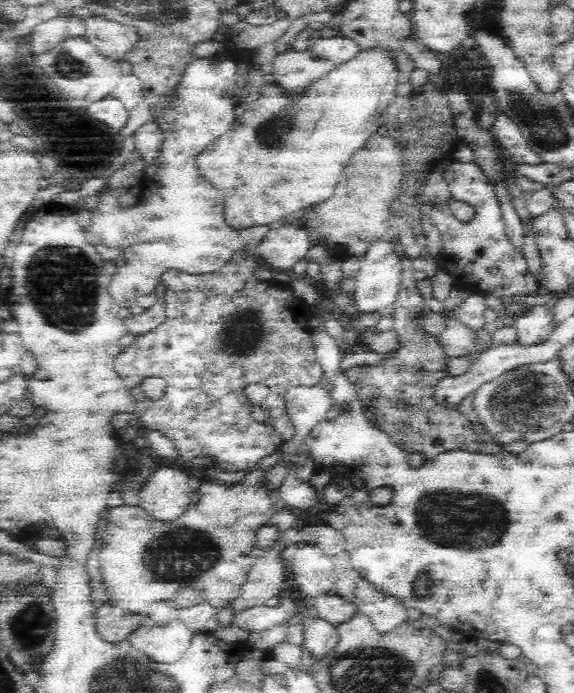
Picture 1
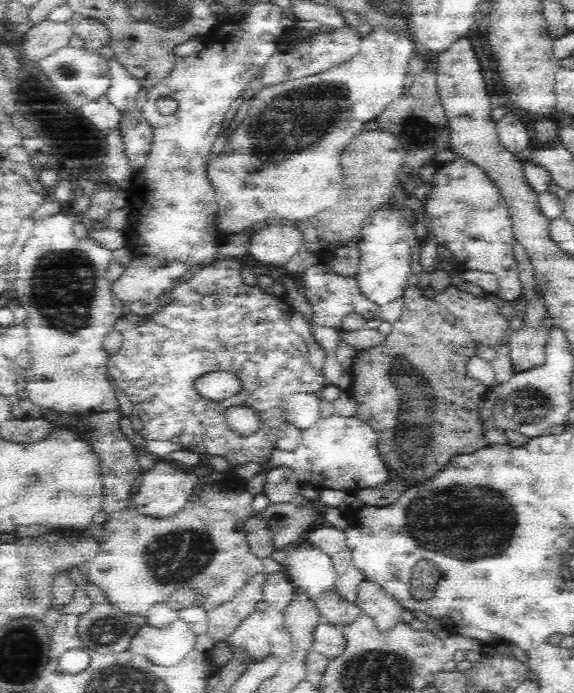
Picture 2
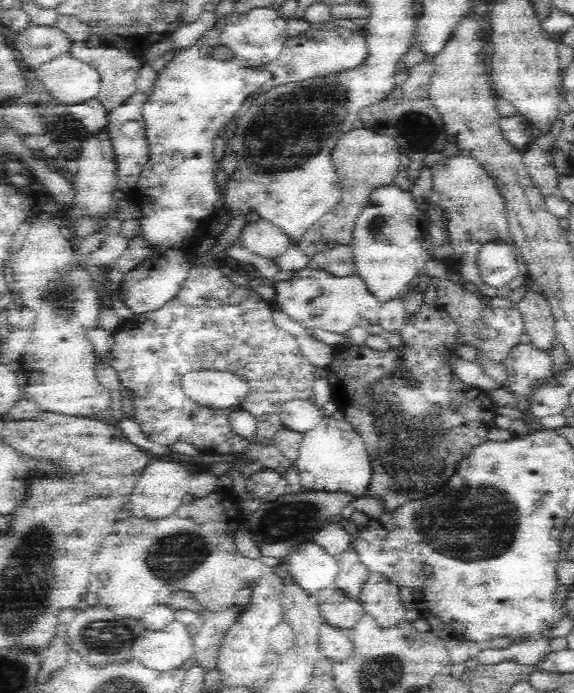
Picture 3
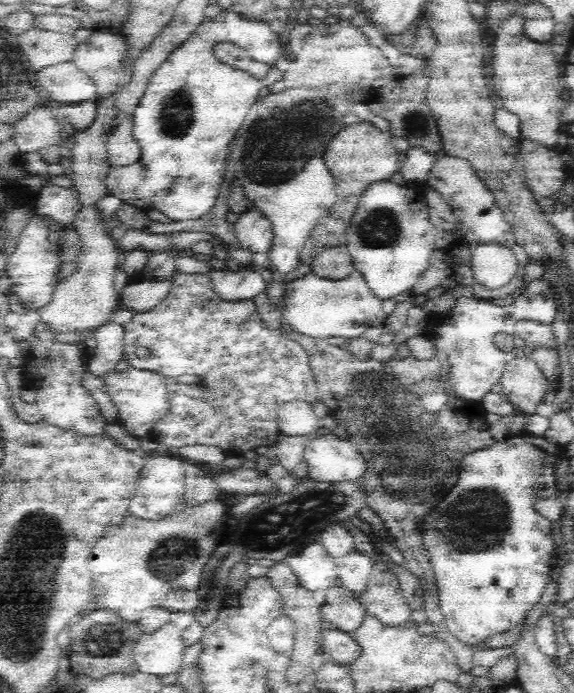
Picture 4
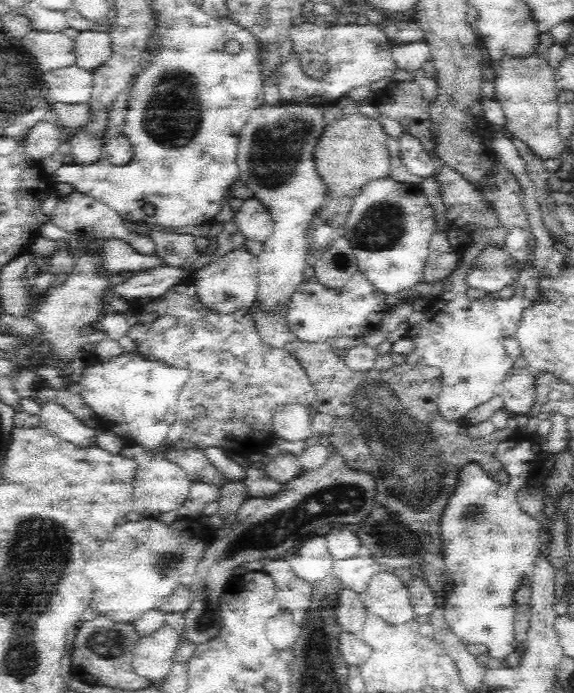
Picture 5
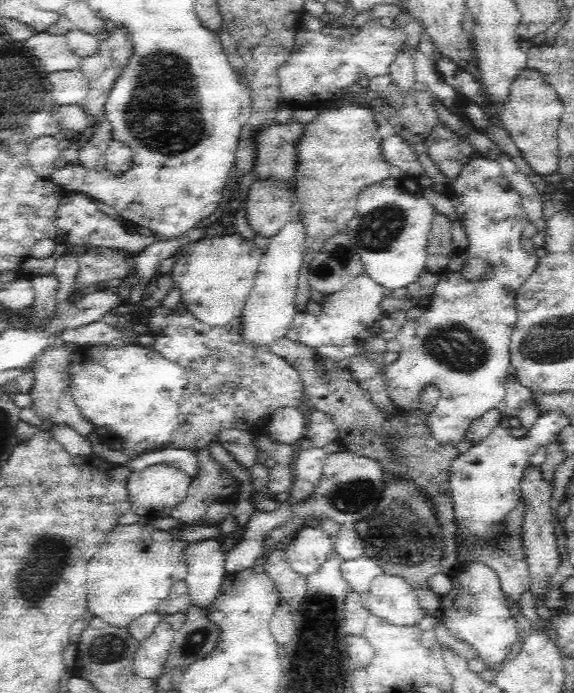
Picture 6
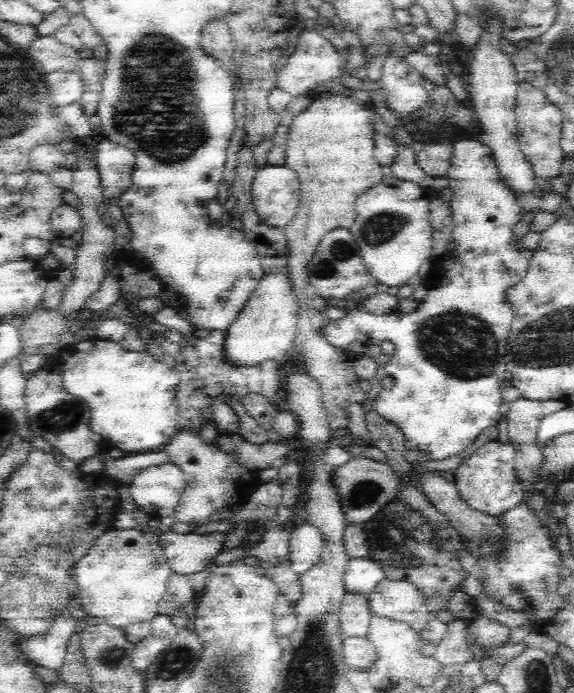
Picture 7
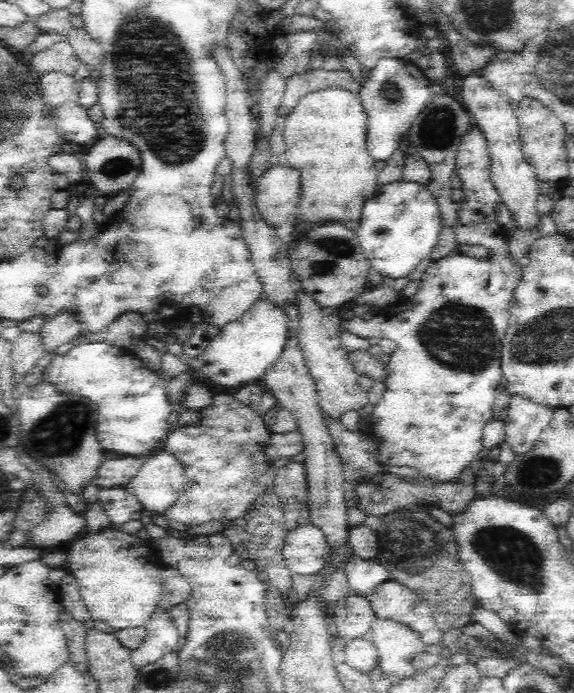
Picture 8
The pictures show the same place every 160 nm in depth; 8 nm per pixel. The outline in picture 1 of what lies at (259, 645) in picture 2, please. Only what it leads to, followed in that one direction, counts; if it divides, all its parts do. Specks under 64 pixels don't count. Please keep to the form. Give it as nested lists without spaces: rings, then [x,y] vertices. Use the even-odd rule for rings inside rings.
[[[280,596],[275,602],[251,606],[235,615],[233,625],[249,633],[262,632],[284,622],[297,614],[297,609],[288,596]]]

